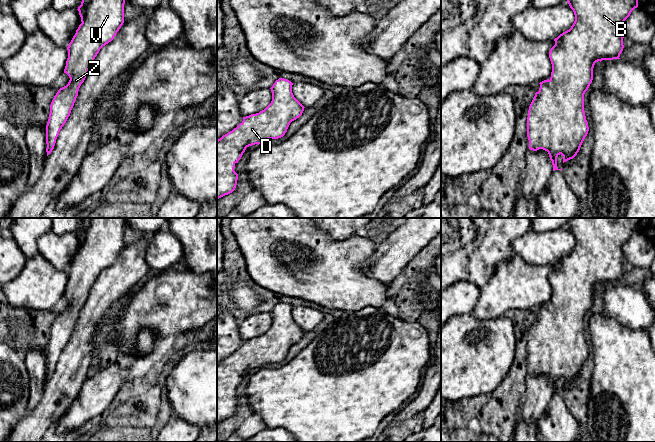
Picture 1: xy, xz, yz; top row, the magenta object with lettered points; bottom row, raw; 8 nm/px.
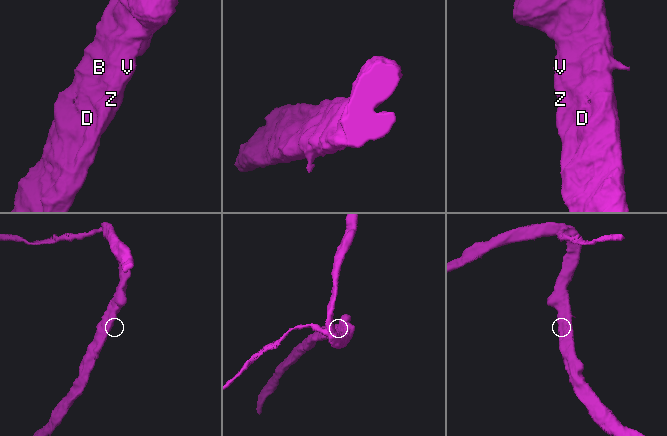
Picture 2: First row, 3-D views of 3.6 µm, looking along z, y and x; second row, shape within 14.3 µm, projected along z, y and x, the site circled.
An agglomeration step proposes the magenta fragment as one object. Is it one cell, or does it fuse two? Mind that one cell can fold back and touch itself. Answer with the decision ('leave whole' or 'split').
leave whole

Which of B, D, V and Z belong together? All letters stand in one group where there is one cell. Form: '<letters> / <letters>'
B D V Z

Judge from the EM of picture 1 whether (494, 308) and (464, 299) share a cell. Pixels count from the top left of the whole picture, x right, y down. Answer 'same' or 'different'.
different

